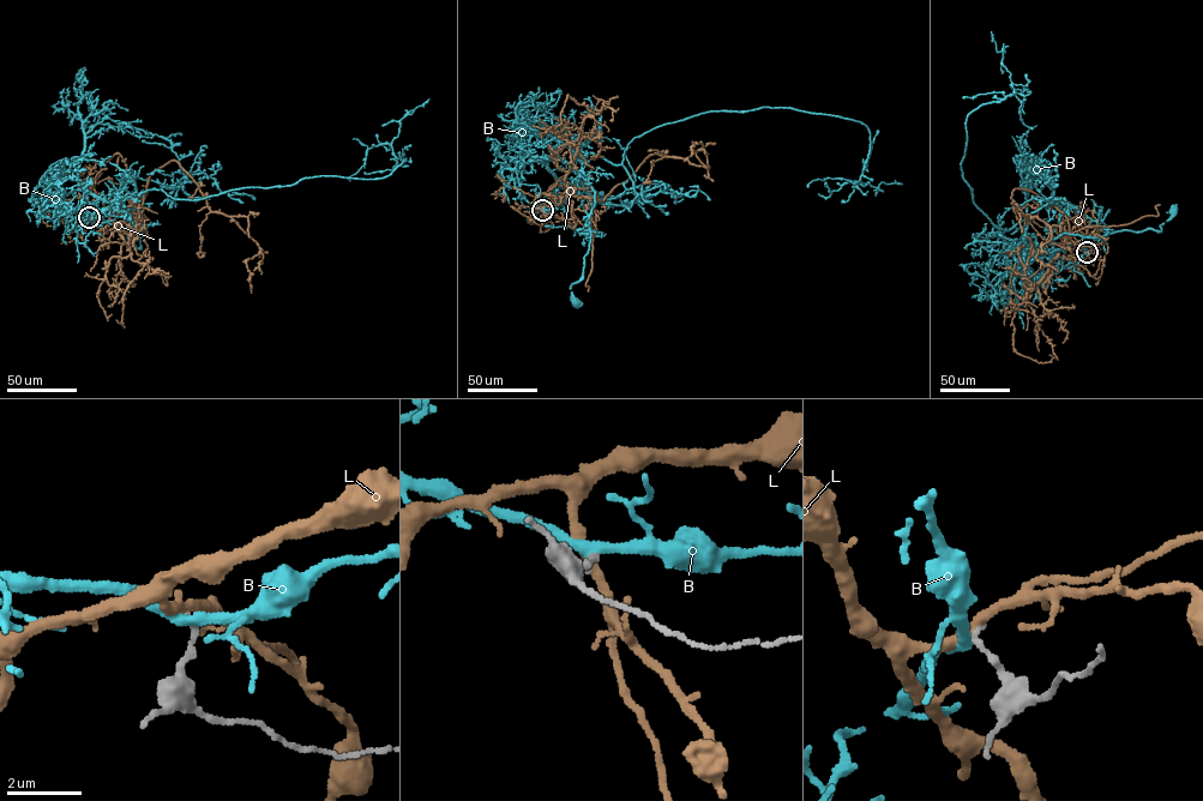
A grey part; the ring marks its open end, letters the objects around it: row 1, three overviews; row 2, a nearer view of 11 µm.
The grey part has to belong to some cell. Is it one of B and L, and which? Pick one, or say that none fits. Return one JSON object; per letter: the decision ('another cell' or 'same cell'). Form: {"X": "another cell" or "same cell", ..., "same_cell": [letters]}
{"B": "same cell", "L": "another cell", "same_cell": ["B"]}

